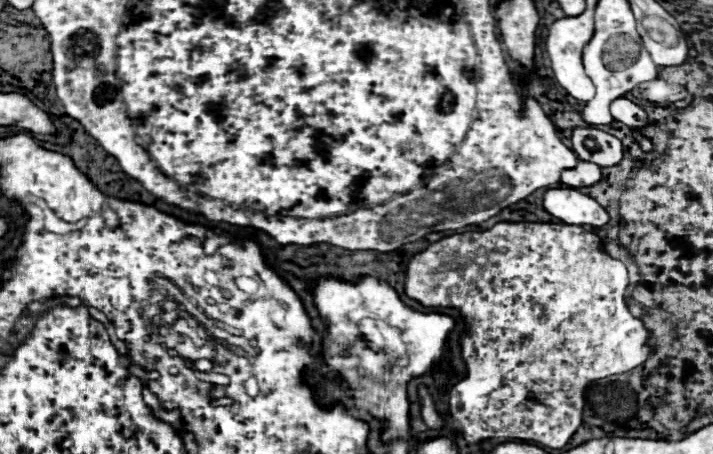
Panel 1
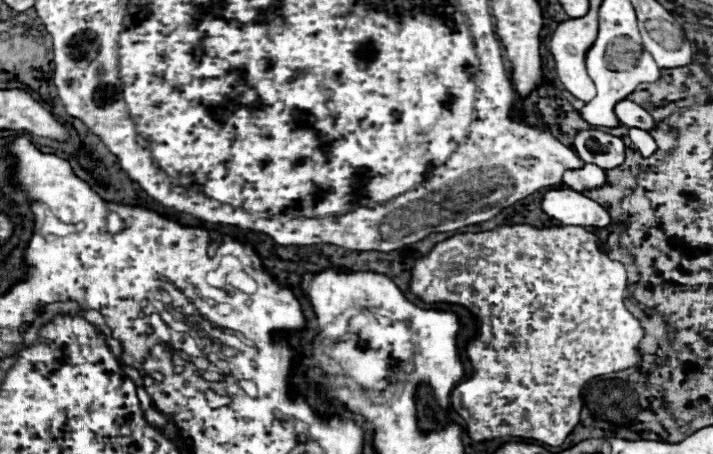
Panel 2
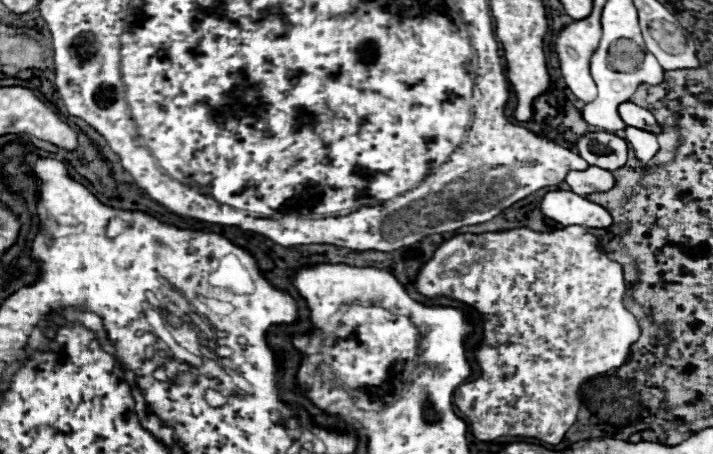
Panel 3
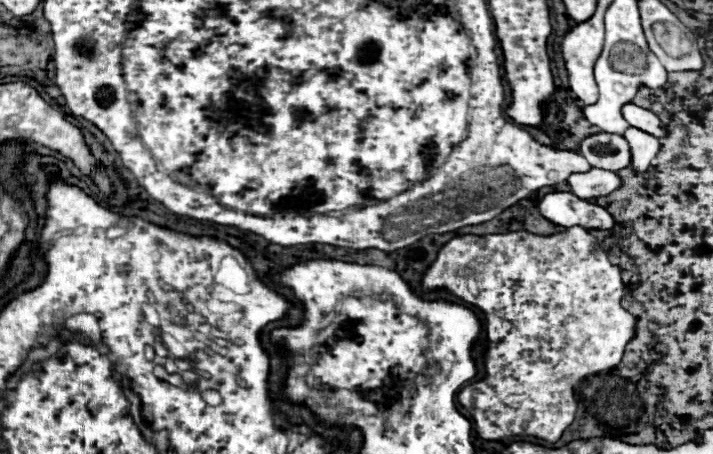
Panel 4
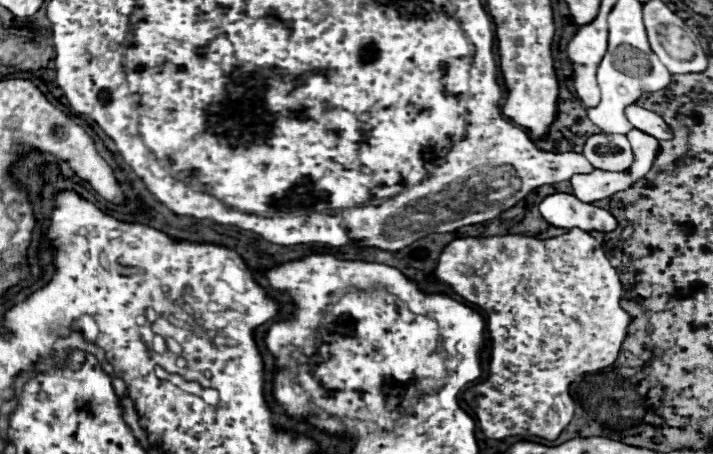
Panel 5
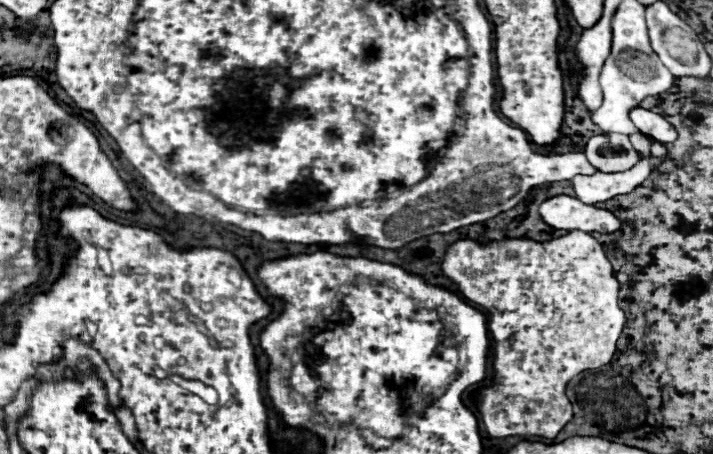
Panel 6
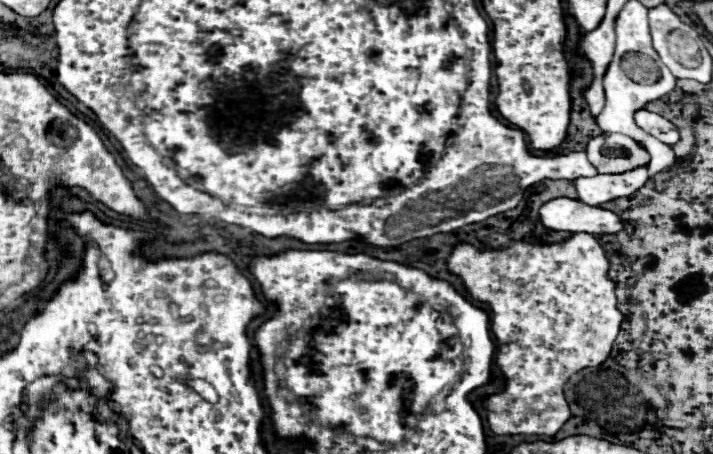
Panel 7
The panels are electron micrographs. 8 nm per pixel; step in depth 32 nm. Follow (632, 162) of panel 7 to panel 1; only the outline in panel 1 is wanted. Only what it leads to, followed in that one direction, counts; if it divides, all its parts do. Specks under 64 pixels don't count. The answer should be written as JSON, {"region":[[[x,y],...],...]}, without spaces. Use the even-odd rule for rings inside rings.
{"region":[[[576,128],[572,134],[572,148],[580,160],[594,162],[600,168],[620,164],[624,156],[622,140],[598,128]]]}

